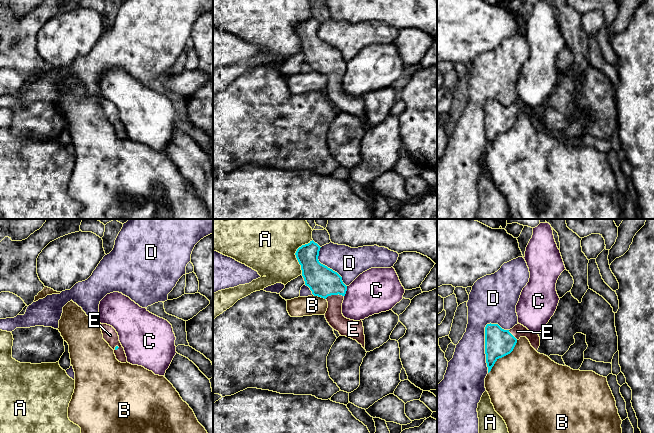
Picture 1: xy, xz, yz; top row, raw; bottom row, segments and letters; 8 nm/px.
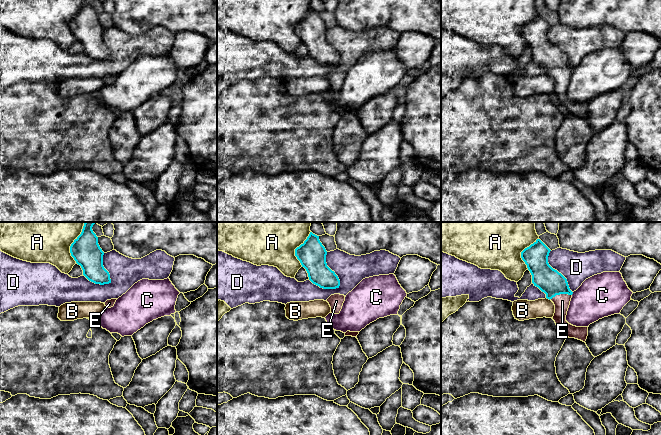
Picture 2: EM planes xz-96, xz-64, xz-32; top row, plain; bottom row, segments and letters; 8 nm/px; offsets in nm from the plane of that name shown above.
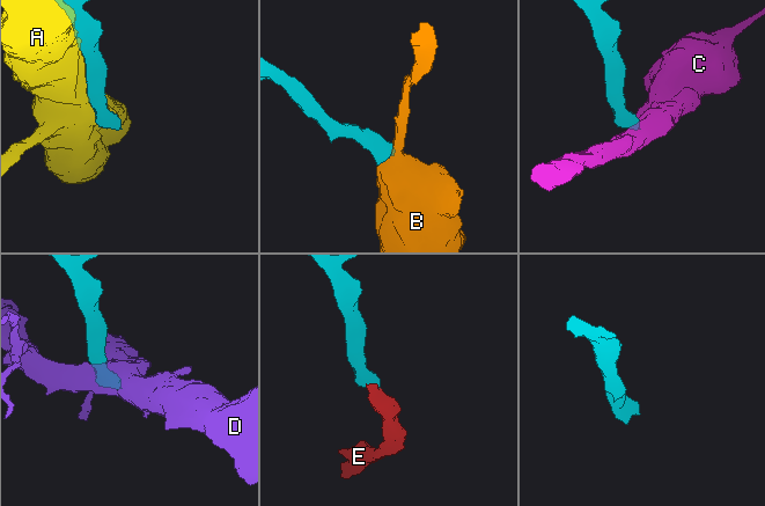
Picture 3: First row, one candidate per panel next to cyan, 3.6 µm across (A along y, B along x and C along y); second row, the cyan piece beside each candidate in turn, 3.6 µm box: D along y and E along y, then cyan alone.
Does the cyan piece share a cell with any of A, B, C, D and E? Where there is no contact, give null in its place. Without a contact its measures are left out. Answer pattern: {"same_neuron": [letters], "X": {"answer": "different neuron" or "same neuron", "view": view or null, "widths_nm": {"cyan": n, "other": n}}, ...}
{"same_neuron": ["E"], "A": {"answer": "different neuron", "view": "xz", "widths_nm": {"cyan": 220, "other": 480}}, "B": {"answer": "different neuron", "view": "yz", "widths_nm": {"cyan": 220, "other": 500}}, "C": {"answer": "different neuron", "view": "xz", "widths_nm": {"cyan": 240, "other": 360}}, "D": {"answer": "different neuron", "view": "yz", "widths_nm": {"cyan": 220, "other": 320}}, "E": {"answer": "same neuron", "view": "xz", "widths_nm": {"cyan": 240, "other": 140}}}

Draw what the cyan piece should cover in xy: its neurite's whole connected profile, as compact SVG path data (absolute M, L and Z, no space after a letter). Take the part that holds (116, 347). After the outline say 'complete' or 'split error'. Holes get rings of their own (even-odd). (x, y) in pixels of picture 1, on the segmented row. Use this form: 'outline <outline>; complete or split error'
outline M101 324L101 331L103 334L103 339L109 344L109 346L114 350L116 359L121 363L127 362L127 357L122 347L119 336L116 330L107 324Z; split error

